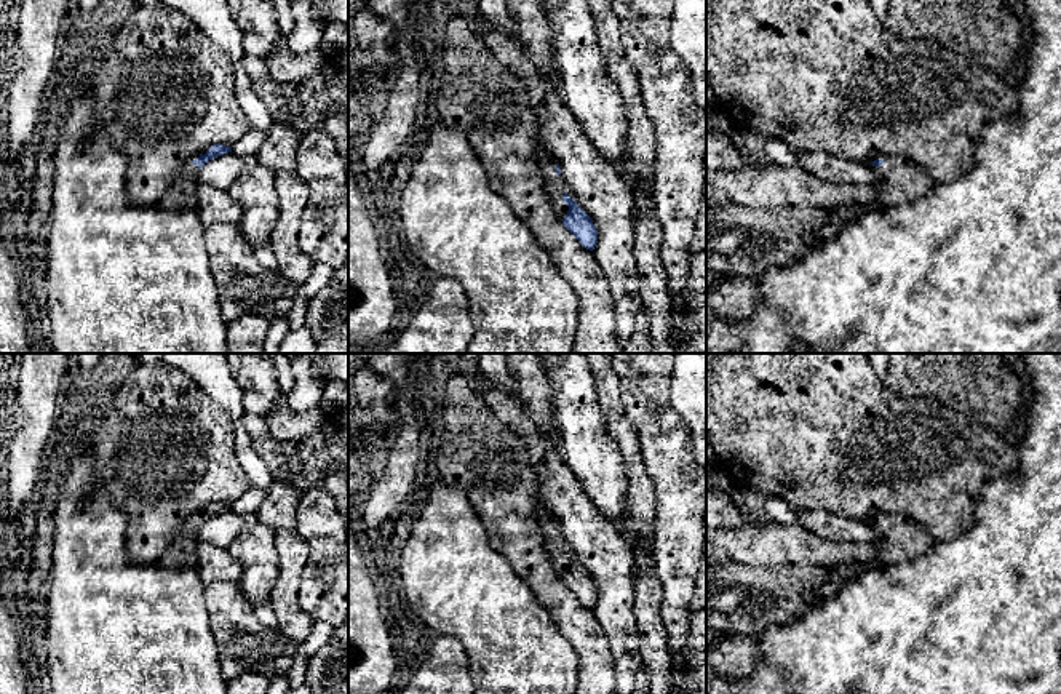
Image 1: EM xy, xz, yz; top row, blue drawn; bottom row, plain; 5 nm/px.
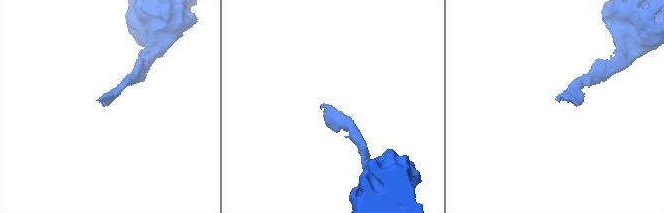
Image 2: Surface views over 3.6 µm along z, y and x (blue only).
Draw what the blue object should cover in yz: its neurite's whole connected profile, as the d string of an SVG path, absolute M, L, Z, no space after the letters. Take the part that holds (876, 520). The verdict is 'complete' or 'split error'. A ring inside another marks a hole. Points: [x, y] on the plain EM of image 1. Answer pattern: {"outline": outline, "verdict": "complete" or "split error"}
{"outline": "M876 513L868 521L880 534L880 537L872 544L877 547L879 564L884 568L917 558L930 552L936 544L922 524L901 515Z", "verdict": "split error"}

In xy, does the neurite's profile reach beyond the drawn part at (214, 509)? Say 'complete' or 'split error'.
split error

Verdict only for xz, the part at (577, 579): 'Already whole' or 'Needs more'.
Needs more

